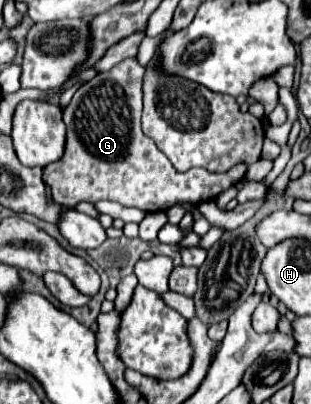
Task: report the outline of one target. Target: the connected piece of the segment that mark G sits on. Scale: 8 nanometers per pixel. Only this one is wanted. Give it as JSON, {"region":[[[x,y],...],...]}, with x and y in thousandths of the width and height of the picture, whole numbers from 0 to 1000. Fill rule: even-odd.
{"region":[[[405,144],[405,149],[392,149],[386,158],[373,158],[360,173],[334,178],[322,193],[296,193],[296,198],[283,198],[270,213],[257,213],[257,218],[244,223],[238,243],[225,248],[219,267],[206,272],[206,307],[212,307],[212,317],[219,317],[206,386],[199,386],[199,396],[180,396],[174,406],[154,406],[154,411],[141,416],[141,446],[148,446],[154,460],[167,465],[167,490],[174,490],[180,505],[199,505],[199,510],[212,510],[212,515],[238,515],[238,505],[251,505],[251,500],[264,500],[264,495],[296,500],[296,505],[302,505],[302,500],[322,500],[322,495],[360,495],[360,500],[379,500],[379,505],[392,505],[392,510],[437,510],[437,515],[450,515],[450,520],[463,520],[463,525],[508,525],[508,520],[527,520],[527,515],[559,510],[566,500],[643,505],[643,500],[662,500],[662,495],[688,495],[714,470],[727,470],[727,465],[752,460],[765,446],[778,446],[778,436],[791,431],[791,411],[785,411],[785,406],[765,406],[765,411],[740,416],[740,421],[720,426],[720,431],[682,431],[682,426],[669,426],[669,421],[656,421],[656,416],[617,416],[617,421],[605,421],[605,426],[566,426],[566,421],[559,421],[559,411],[547,406],[547,396],[540,396],[540,391],[502,366],[502,356],[495,356],[482,342],[469,342],[469,337],[457,332],[457,322],[450,322],[457,193],[463,193],[463,178],[469,178],[469,168],[444,153],[444,144]]]}

